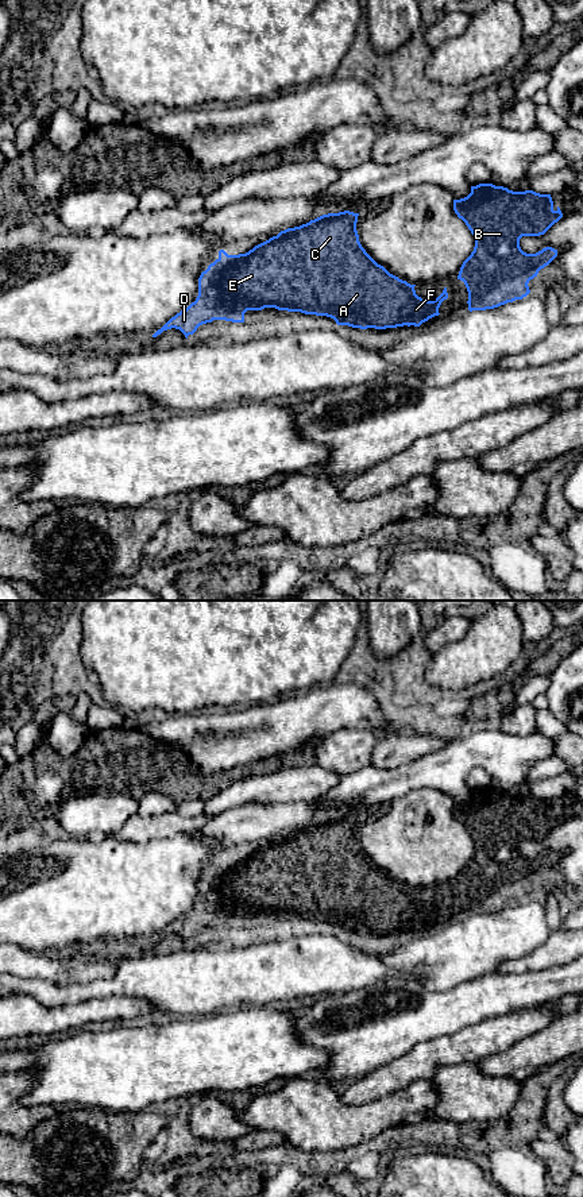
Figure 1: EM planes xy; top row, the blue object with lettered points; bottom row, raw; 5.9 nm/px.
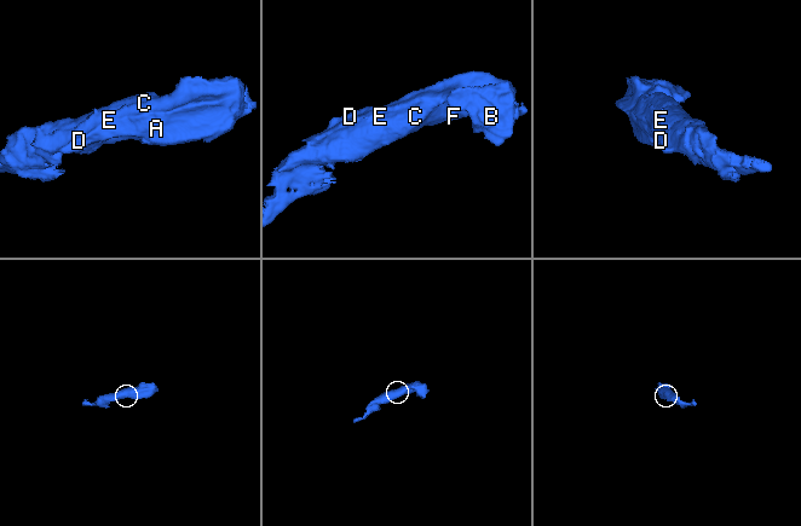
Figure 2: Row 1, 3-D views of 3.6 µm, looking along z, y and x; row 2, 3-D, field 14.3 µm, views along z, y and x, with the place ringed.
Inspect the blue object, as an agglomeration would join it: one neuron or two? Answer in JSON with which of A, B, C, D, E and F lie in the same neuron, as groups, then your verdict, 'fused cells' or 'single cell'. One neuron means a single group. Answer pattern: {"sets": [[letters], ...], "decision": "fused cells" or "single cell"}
{"sets": [["A", "B", "C", "D", "E", "F"]], "decision": "single cell"}

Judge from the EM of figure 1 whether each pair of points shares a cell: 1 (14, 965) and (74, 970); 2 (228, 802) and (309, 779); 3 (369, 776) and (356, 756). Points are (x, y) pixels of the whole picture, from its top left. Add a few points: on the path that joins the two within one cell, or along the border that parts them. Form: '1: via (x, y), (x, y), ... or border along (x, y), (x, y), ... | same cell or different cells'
1: via (29, 965), (60, 970) | same cell
2: via (248, 790), (274, 788), (289, 784) | same cell
3: border along (369, 764), (343, 776) | different cells

